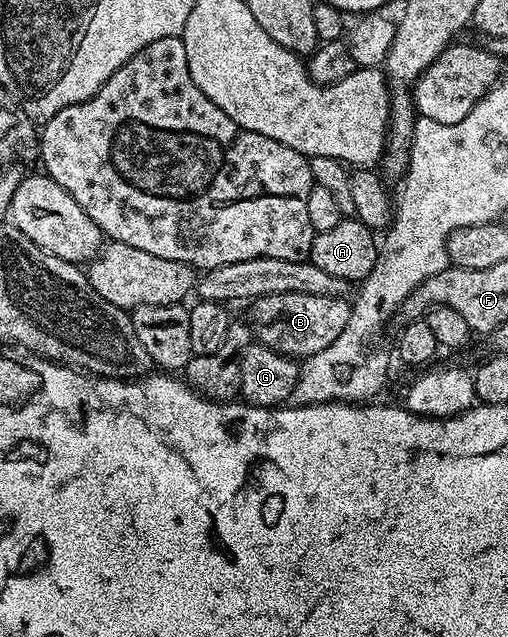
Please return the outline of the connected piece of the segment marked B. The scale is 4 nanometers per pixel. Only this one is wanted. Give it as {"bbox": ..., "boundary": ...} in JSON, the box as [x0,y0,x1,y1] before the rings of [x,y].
{"bbox":[249,295,351,359],"boundary":[[[265,295],[250,306],[249,324],[253,337],[260,345],[284,353],[292,359],[306,359],[325,351],[349,323],[351,301],[347,297],[322,297],[321,295]]]}

